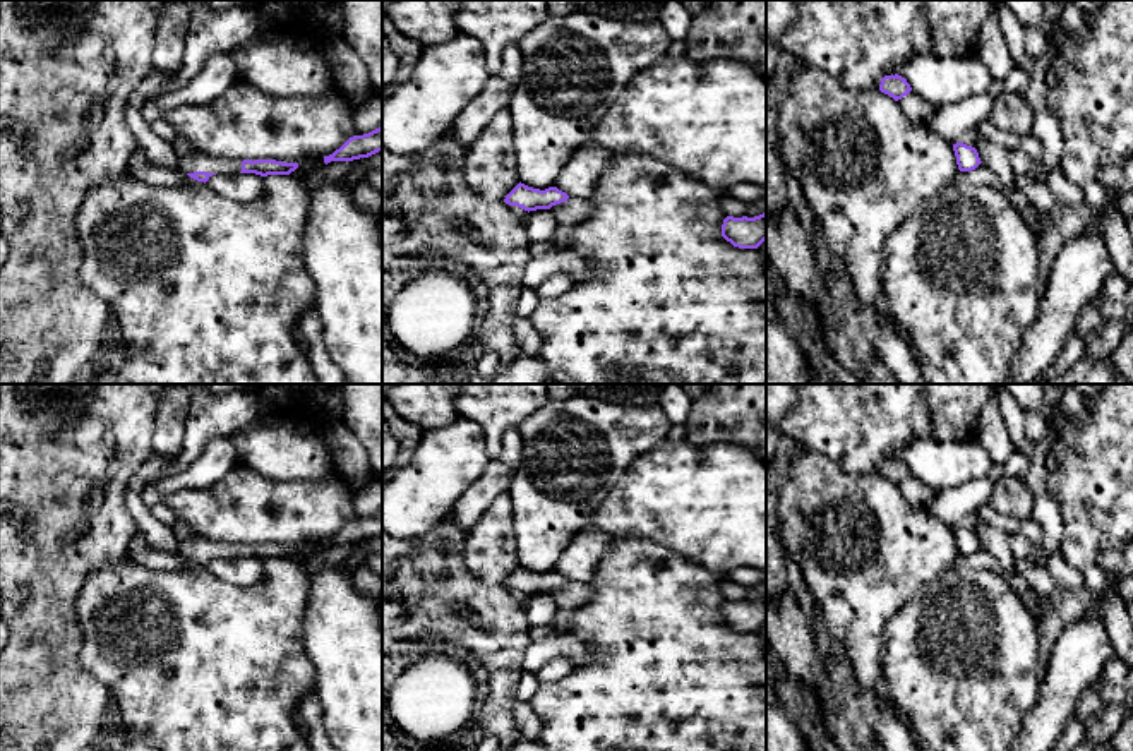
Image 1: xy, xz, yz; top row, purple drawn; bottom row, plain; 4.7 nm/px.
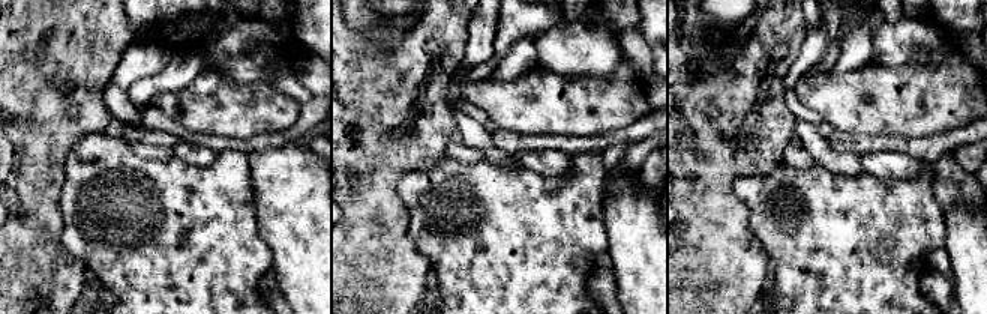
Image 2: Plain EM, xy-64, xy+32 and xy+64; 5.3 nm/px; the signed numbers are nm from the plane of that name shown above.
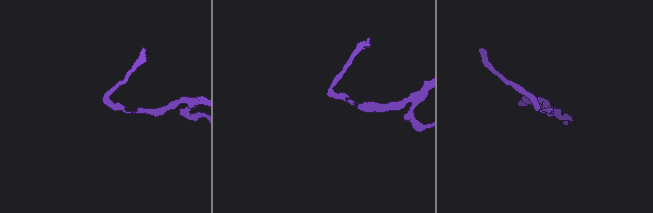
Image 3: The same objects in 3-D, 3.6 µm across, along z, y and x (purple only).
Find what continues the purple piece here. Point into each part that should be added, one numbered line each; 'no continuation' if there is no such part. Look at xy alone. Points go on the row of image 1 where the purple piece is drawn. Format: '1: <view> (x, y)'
1: xy (194, 162)

